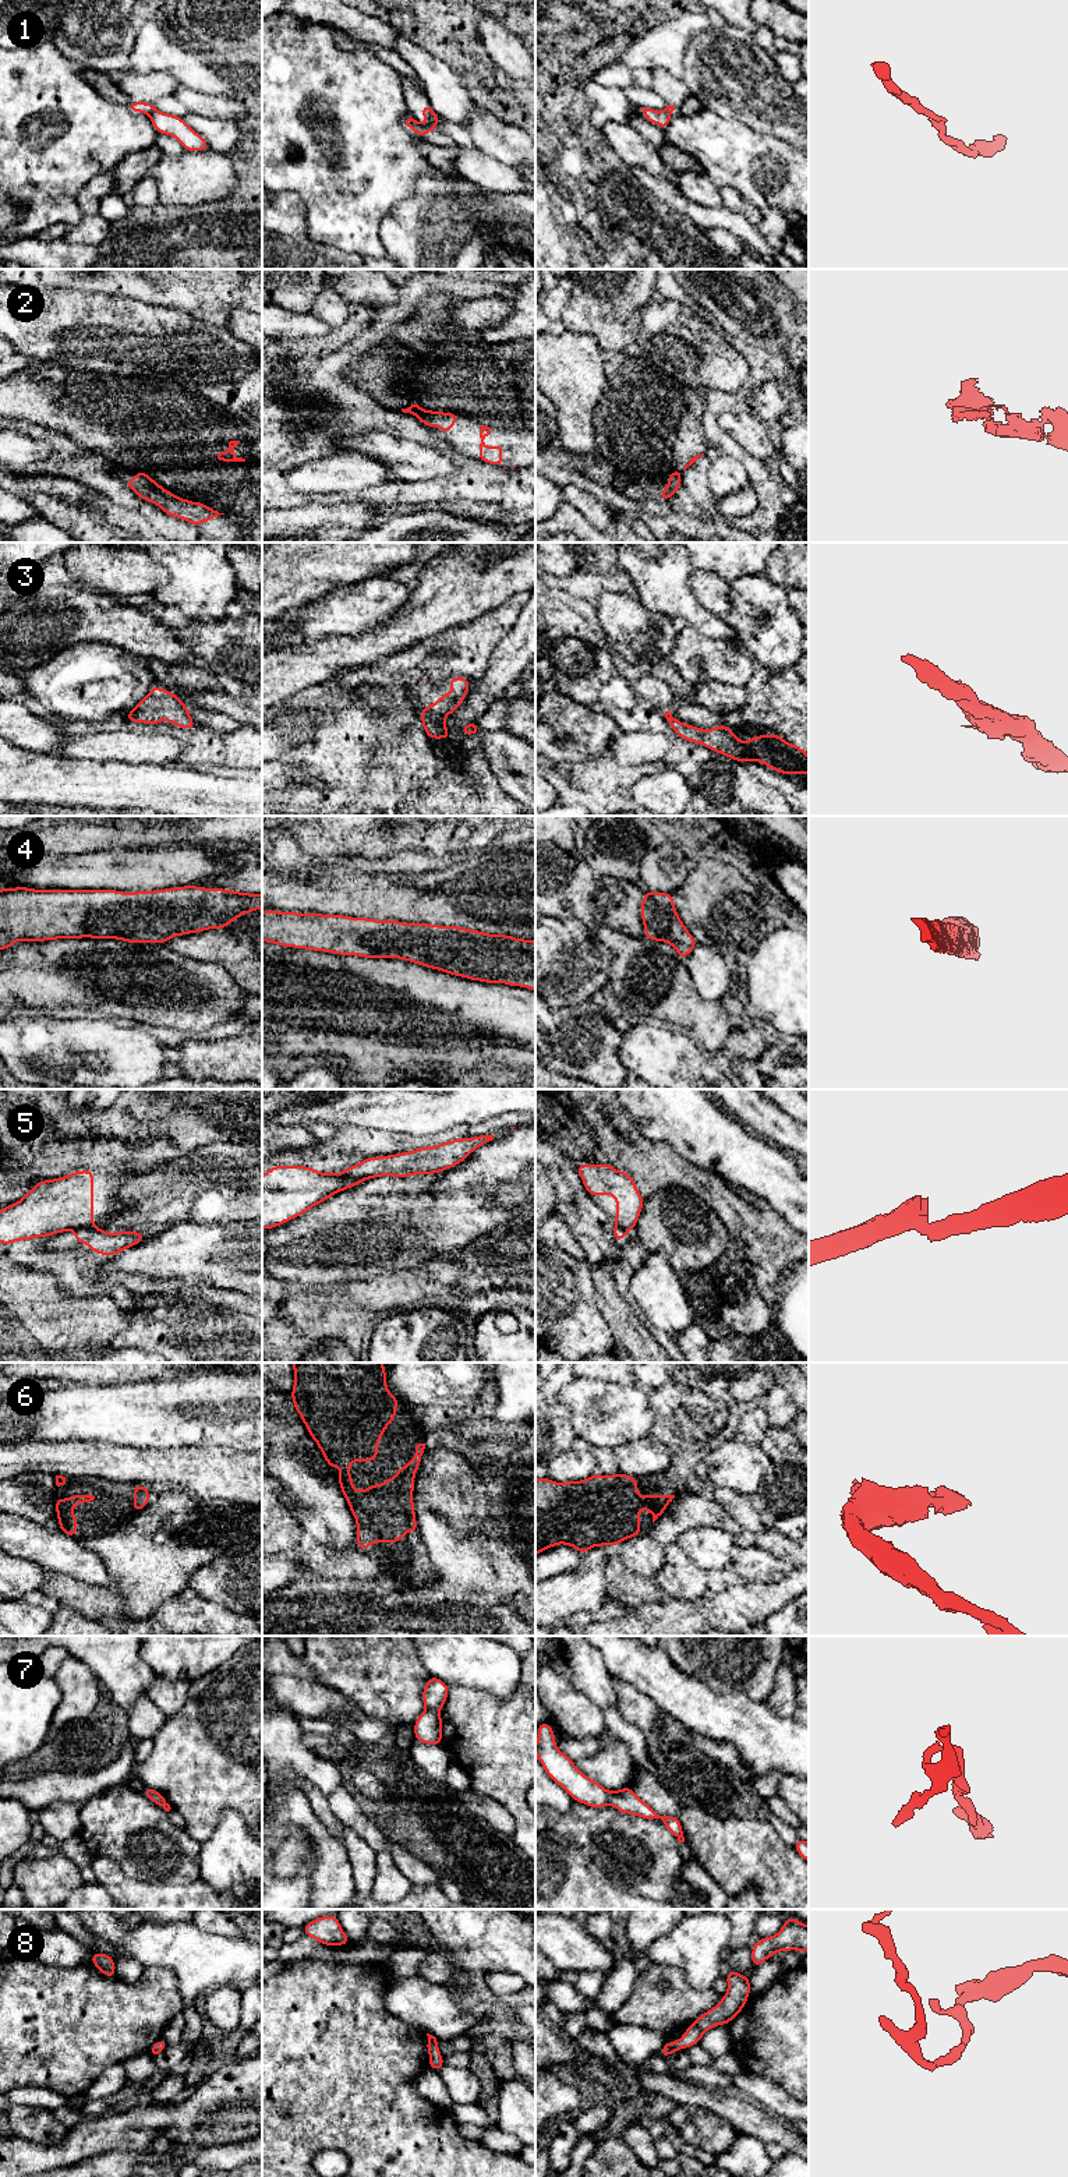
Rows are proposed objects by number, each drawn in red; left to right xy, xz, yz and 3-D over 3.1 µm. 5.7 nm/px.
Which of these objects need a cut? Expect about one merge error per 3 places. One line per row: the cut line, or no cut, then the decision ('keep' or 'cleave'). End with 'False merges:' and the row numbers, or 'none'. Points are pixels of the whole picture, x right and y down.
1: cut xy (156, 110), (148, 115); cleave
2: cut xz (420, 409), (410, 413); cleave
3: cut none; keep
4: cut none; keep
5: cut xy (94, 1225), (73, 1230); cleave
6: cut none; keep
7: cut none; keep
8: cut none; keep
False merges: 1, 2, 5

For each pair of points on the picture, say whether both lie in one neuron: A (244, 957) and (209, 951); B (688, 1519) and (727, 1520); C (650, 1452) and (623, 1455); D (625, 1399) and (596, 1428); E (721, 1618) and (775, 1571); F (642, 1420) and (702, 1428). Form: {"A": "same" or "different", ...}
{"A": "same", "B": "same", "C": "same", "D": "same", "E": "different", "F": "different"}

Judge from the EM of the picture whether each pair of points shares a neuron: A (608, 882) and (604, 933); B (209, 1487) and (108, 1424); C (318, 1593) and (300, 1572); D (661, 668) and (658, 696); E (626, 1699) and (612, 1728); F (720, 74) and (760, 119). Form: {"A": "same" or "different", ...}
{"A": "different", "B": "different", "C": "different", "D": "different", "E": "different", "F": "same"}

